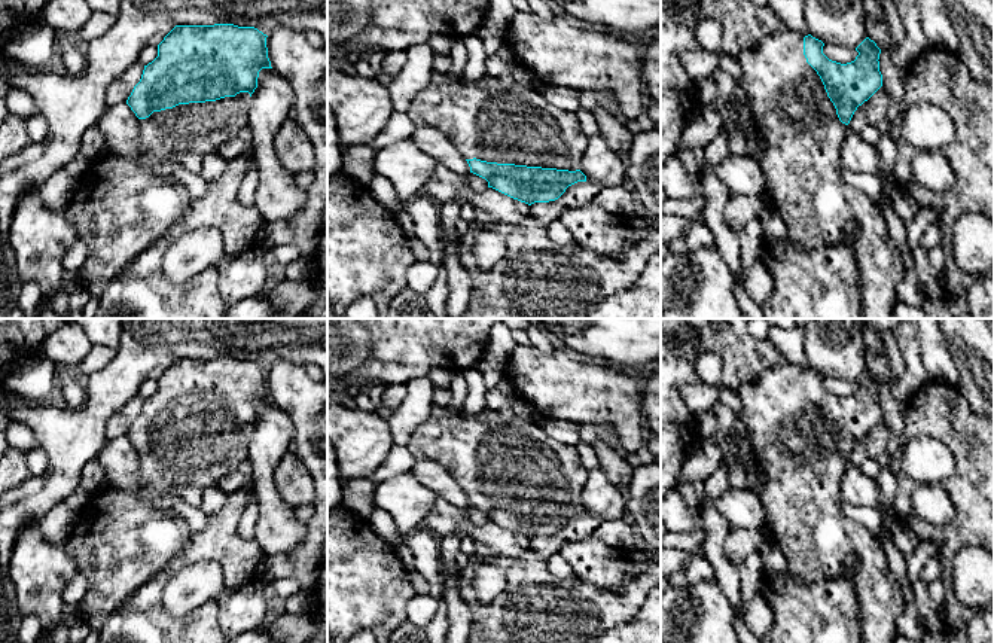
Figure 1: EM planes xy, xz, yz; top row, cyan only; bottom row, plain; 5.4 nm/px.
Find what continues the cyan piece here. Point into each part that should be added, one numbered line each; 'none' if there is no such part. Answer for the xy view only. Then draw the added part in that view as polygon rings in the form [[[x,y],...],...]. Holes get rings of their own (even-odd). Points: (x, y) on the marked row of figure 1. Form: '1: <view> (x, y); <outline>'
1: xy (121, 206); [[[240,92],[235,97],[225,97],[216,101],[205,101],[205,103],[189,103],[189,104],[179,104],[173,109],[165,109],[161,112],[153,112],[149,118],[146,119],[138,119],[138,131],[140,131],[140,146],[141,146],[141,155],[138,158],[129,158],[129,156],[121,156],[115,153],[107,153],[98,159],[91,161],[88,171],[83,174],[82,179],[79,179],[79,186],[74,193],[73,201],[65,207],[65,214],[71,220],[74,231],[79,237],[80,241],[83,241],[88,249],[89,255],[82,268],[76,272],[80,287],[86,289],[91,296],[100,298],[103,292],[106,290],[107,284],[118,277],[126,265],[129,265],[140,253],[143,253],[158,237],[167,234],[173,226],[176,226],[182,217],[185,216],[190,196],[186,191],[186,188],[174,180],[162,179],[155,173],[155,167],[159,165],[161,162],[165,161],[173,161],[174,155],[177,152],[198,152],[204,156],[208,153],[214,153],[223,143],[228,140],[237,137],[243,128],[247,127],[247,112],[248,112],[248,103],[250,103],[250,94],[248,92]]]

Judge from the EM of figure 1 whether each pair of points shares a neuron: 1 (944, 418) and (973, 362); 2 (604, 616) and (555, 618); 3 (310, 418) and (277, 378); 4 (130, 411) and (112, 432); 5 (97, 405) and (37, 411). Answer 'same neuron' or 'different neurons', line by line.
1: different neurons
2: same neuron
3: same neuron
4: same neuron
5: same neuron

